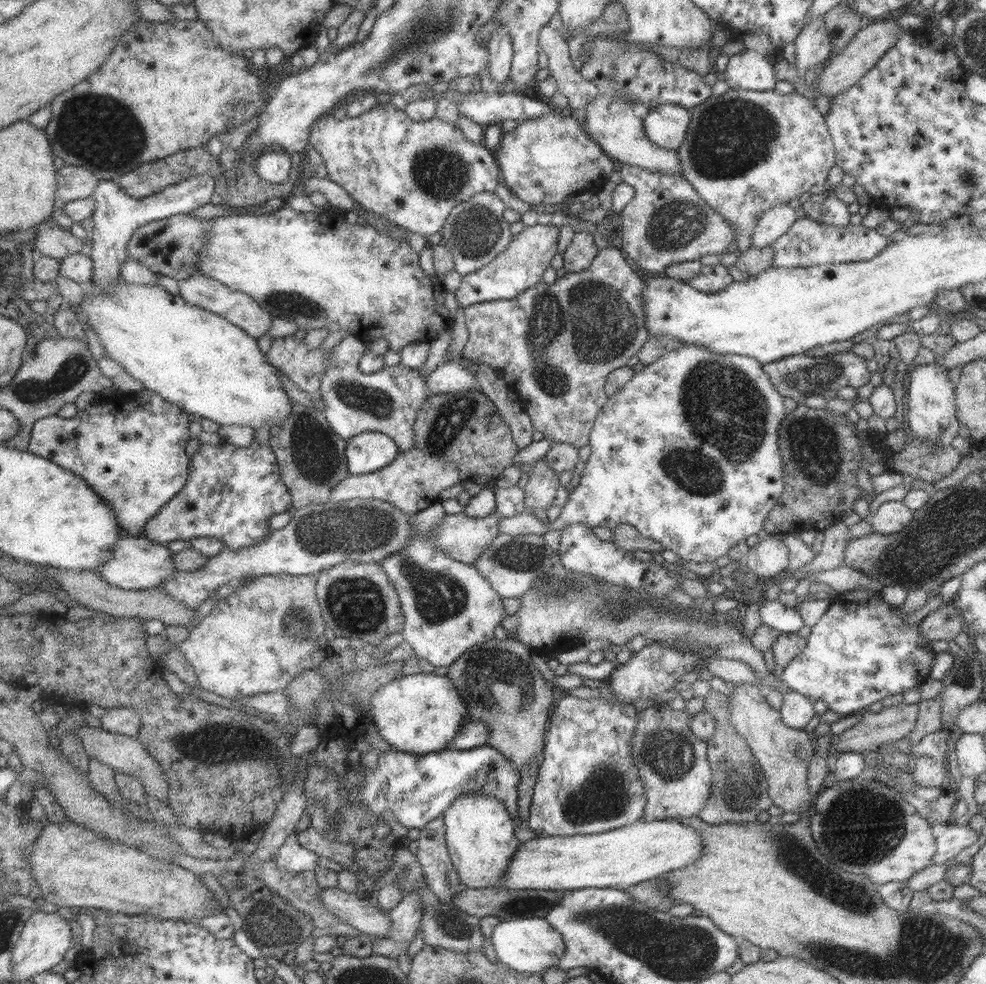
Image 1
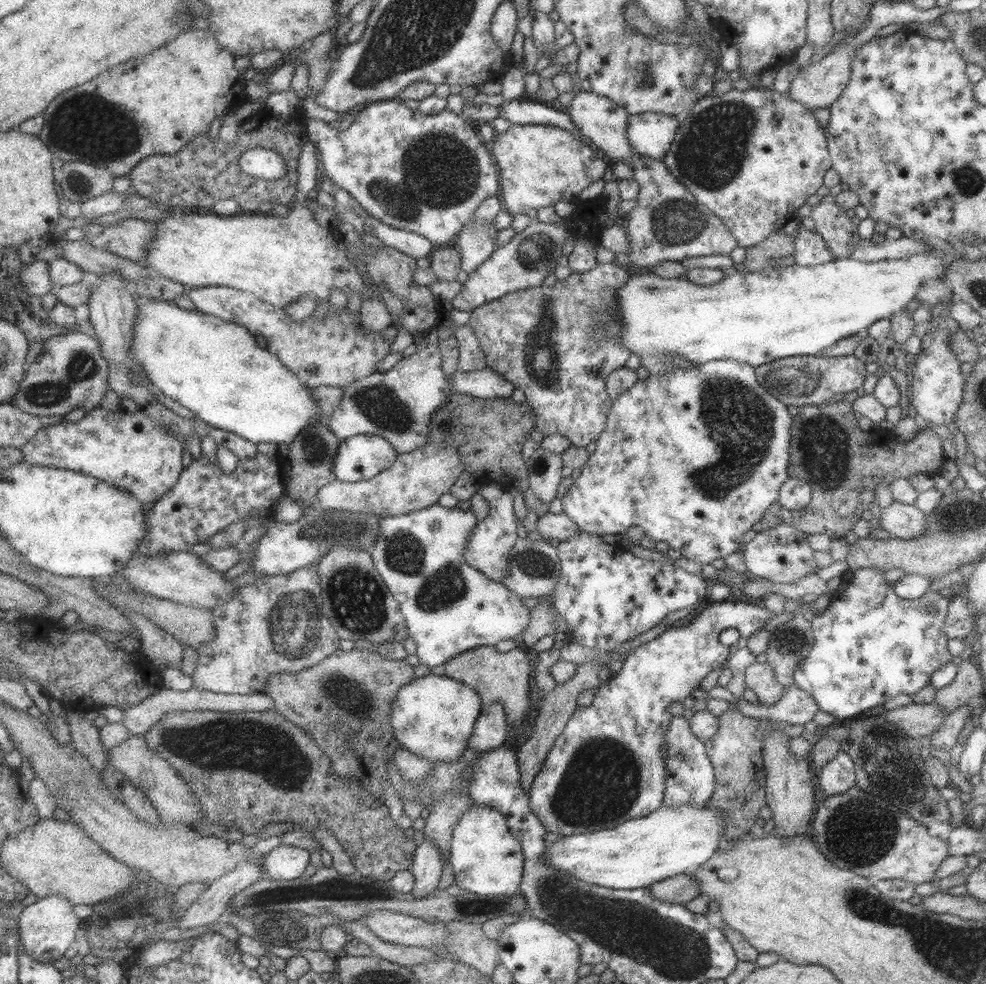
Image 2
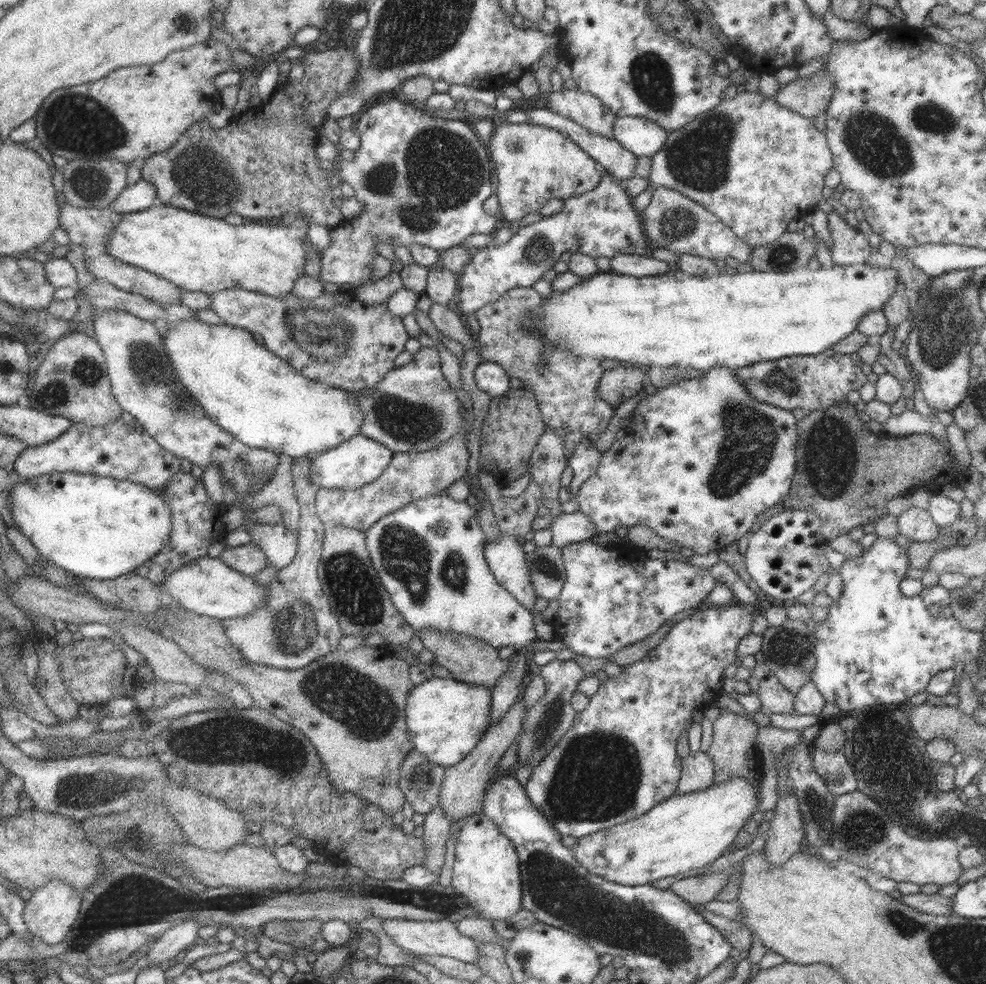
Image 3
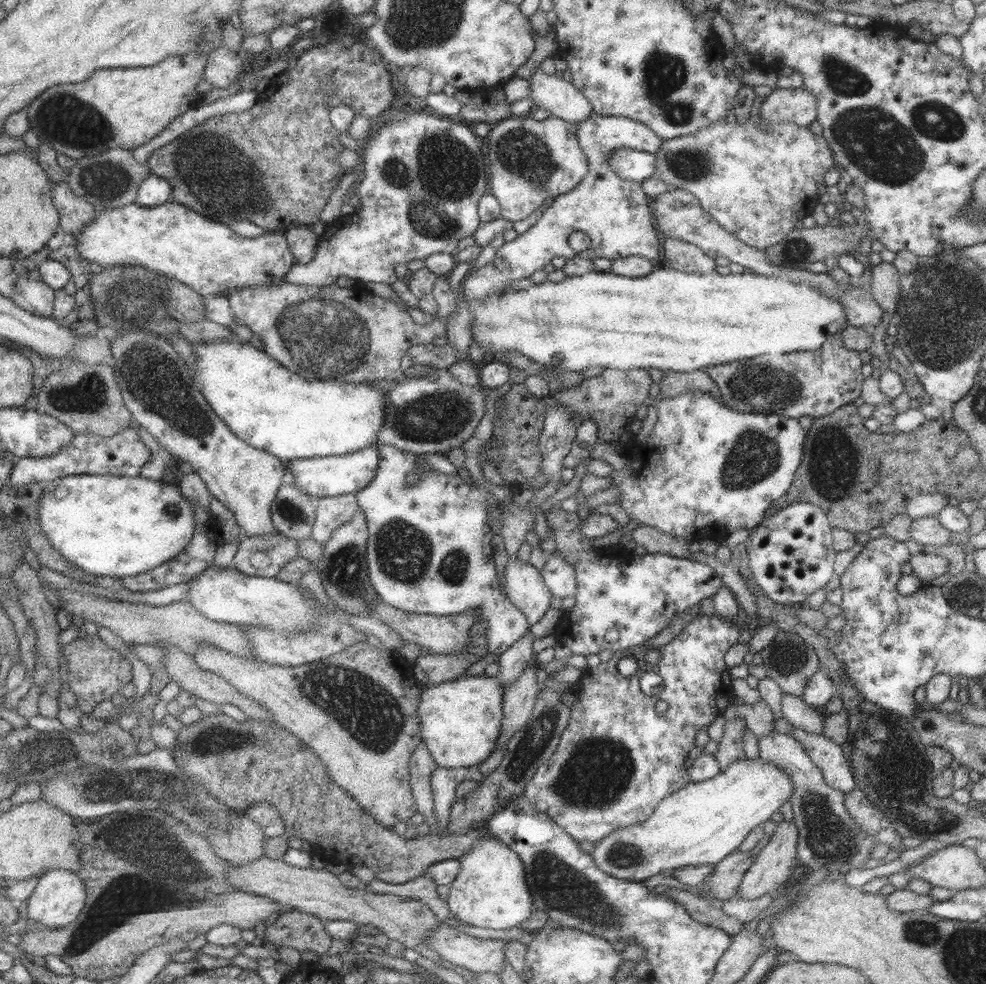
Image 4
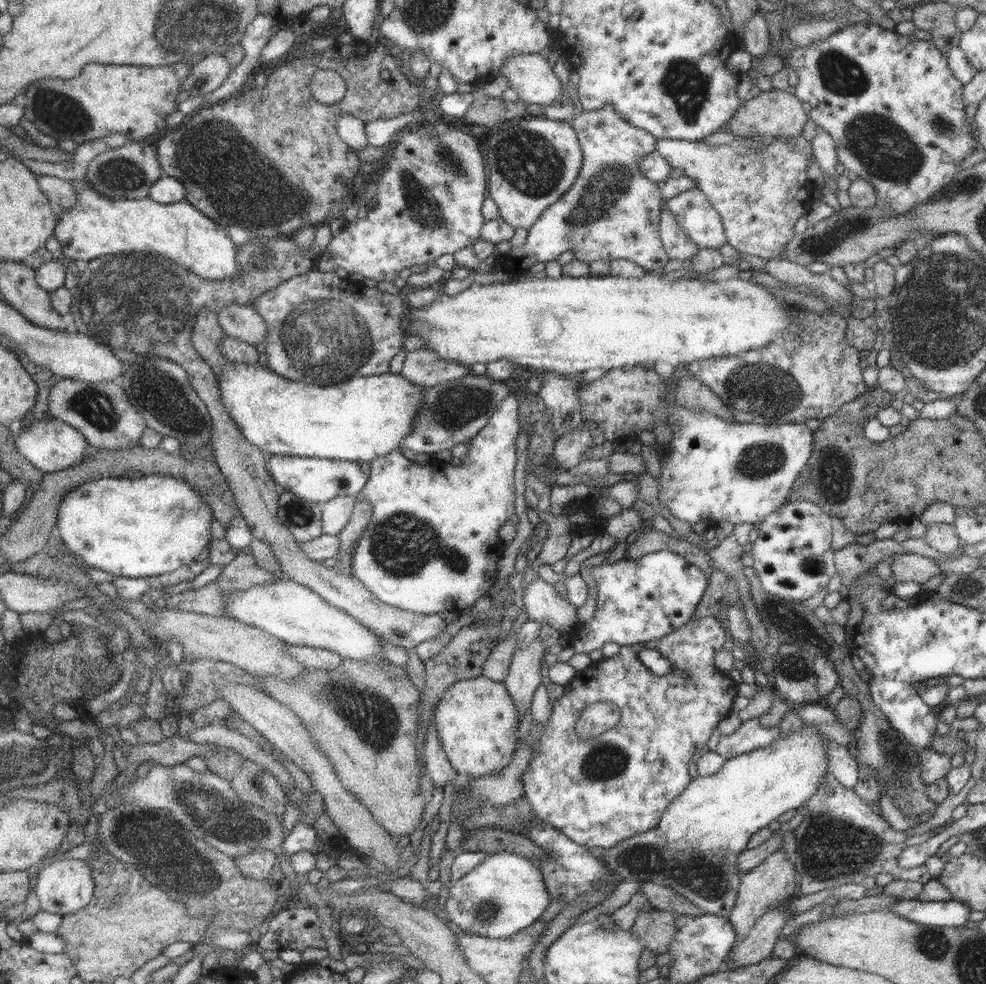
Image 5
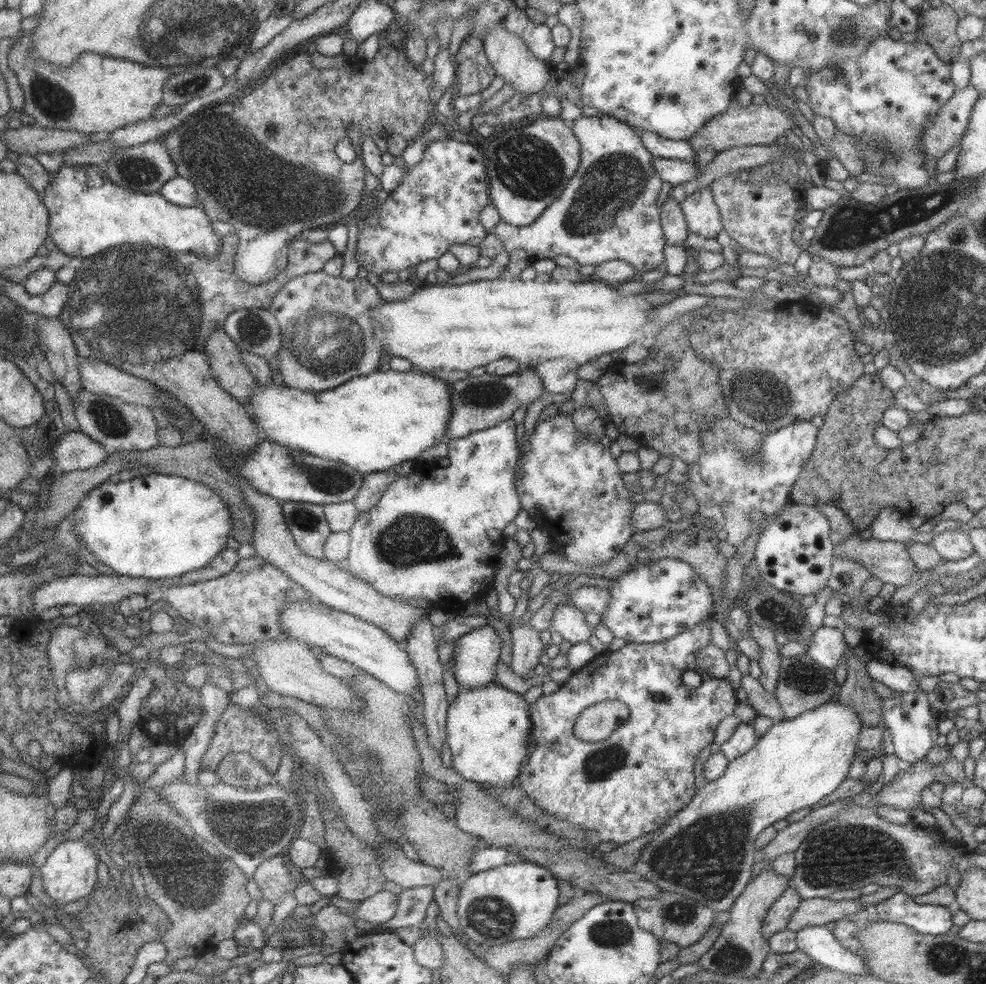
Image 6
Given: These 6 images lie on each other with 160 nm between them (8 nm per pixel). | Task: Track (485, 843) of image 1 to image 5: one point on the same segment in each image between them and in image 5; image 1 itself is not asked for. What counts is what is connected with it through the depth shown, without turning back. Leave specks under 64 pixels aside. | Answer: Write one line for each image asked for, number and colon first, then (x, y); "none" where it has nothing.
2: (486, 860)
3: (485, 871)
4: (490, 890)
5: (505, 893)

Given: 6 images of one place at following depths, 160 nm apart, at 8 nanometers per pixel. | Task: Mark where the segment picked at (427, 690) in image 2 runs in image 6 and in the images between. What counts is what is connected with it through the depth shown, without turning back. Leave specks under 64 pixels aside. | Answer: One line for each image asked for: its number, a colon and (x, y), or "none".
3: (445, 718)
4: (460, 719)
5: (476, 720)
6: (488, 730)

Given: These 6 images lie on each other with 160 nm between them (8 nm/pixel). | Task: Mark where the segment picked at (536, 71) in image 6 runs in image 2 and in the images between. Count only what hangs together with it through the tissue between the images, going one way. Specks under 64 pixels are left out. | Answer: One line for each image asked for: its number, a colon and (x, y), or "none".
2: (603, 122)
3: (586, 110)
4: (558, 98)
5: (530, 76)

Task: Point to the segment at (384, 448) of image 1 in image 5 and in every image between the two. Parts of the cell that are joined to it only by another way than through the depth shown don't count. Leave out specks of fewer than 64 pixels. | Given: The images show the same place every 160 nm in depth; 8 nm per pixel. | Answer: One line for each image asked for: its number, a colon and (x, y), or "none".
2: (360, 457)
3: (358, 461)
4: (317, 477)
5: (316, 480)

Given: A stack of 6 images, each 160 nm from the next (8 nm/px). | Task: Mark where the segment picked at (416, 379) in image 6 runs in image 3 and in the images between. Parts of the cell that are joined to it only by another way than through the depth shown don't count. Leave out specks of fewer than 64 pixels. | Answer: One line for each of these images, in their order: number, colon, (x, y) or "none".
3: (252, 394)
4: (269, 408)
5: (366, 417)

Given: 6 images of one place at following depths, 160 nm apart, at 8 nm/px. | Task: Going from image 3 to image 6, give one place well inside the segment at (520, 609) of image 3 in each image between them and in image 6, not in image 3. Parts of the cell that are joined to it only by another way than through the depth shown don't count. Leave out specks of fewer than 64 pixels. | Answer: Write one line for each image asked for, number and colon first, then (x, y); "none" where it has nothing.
4: (428, 551)
5: (431, 545)
6: (436, 536)

